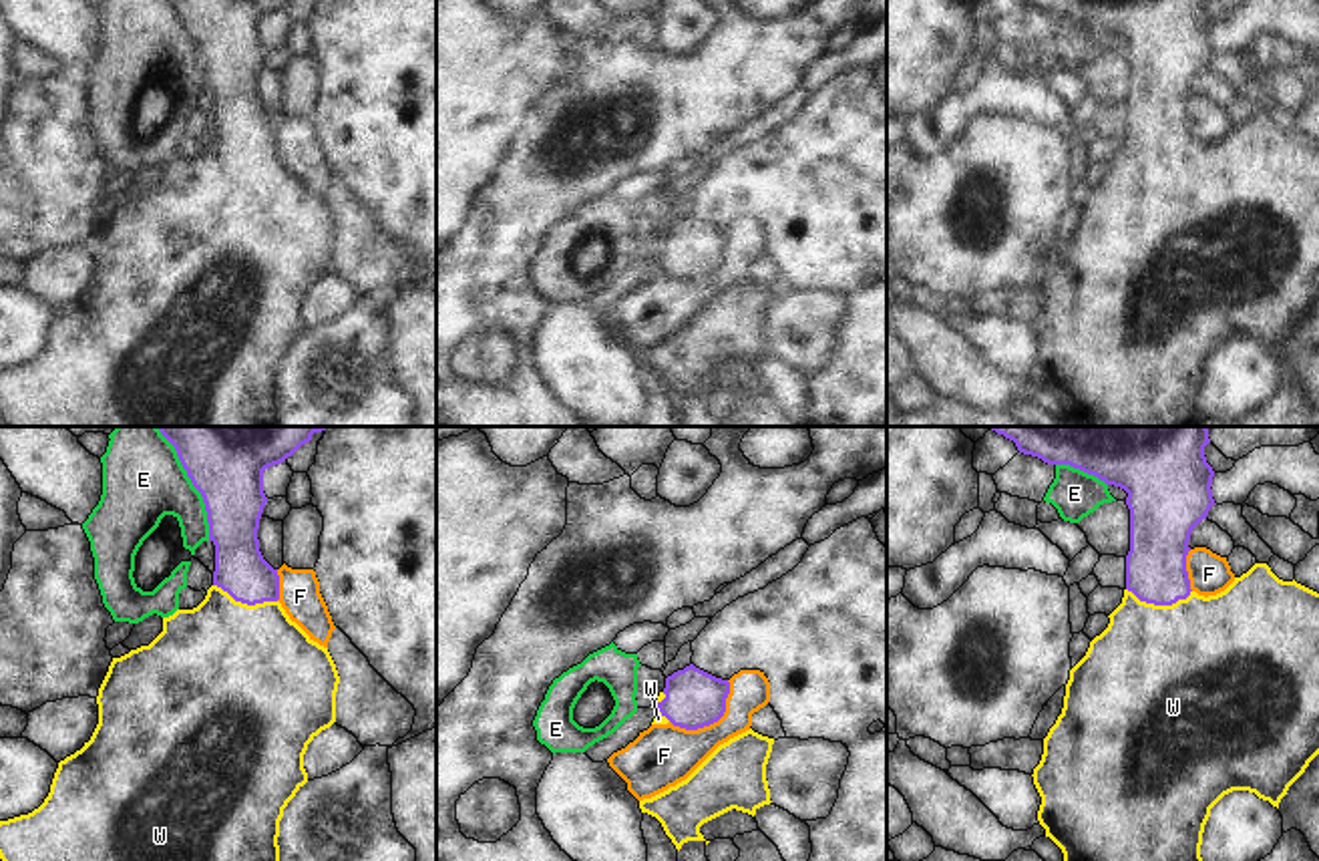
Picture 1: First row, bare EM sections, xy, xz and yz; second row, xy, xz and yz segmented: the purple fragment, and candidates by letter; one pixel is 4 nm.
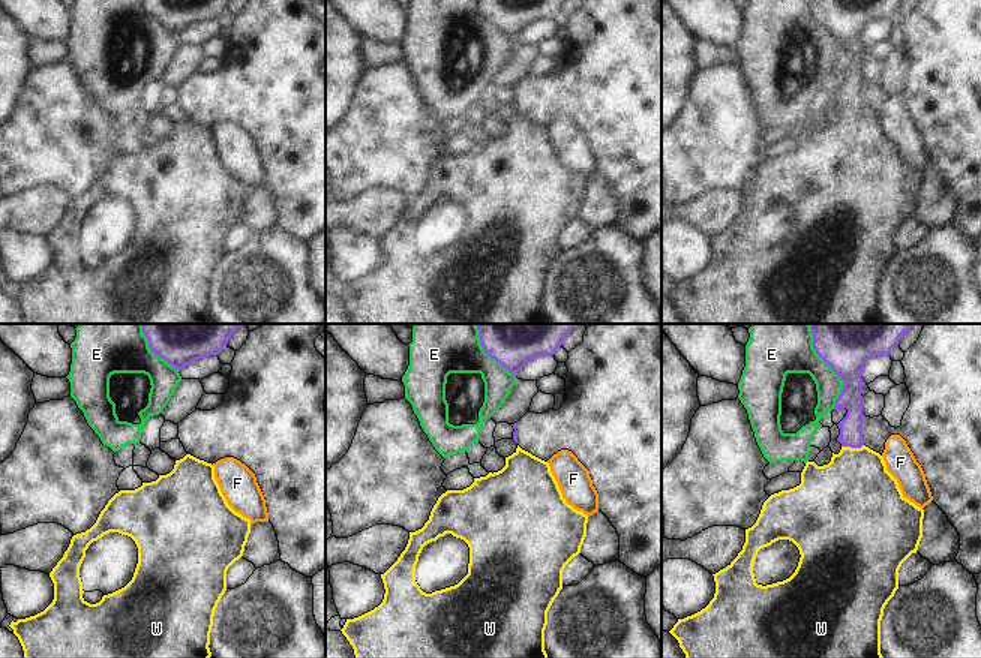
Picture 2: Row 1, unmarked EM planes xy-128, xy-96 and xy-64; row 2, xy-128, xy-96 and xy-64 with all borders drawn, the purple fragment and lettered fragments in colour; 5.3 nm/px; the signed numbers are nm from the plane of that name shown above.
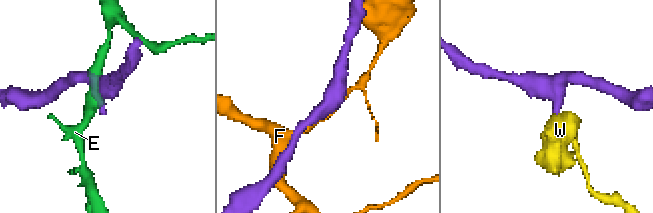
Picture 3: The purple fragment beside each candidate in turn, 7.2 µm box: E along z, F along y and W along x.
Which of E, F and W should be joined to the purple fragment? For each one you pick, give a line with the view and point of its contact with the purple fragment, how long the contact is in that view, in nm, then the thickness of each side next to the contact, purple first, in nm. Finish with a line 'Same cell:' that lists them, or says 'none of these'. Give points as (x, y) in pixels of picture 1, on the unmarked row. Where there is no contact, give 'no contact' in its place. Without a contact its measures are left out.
W: contact yz (1159, 153); length 260 nm; calibres 240 and 500 nm
Same cell: W

